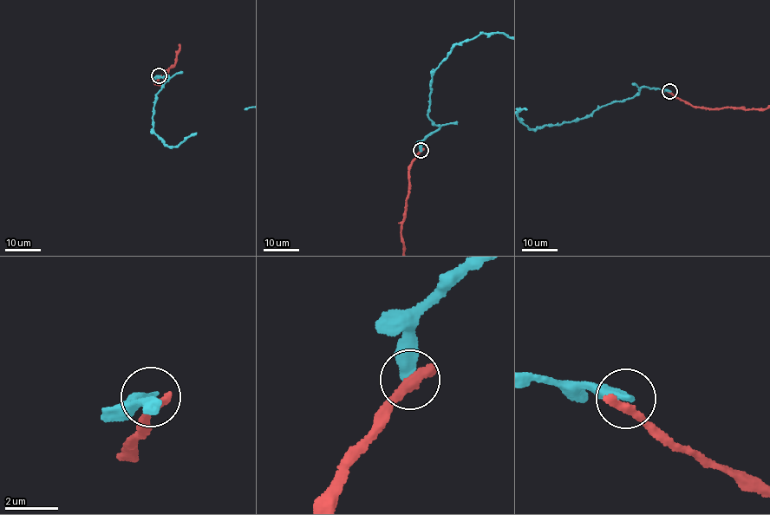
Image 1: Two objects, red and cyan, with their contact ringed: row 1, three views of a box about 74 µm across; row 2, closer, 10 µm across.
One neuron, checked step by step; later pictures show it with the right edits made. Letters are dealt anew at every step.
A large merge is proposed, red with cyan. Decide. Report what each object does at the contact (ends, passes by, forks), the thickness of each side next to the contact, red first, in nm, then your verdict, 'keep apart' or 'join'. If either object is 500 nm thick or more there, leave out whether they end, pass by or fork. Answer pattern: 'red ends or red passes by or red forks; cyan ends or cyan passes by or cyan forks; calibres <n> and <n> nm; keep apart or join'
red ends; cyan ends; calibres 440 and 480 nm; keep apart

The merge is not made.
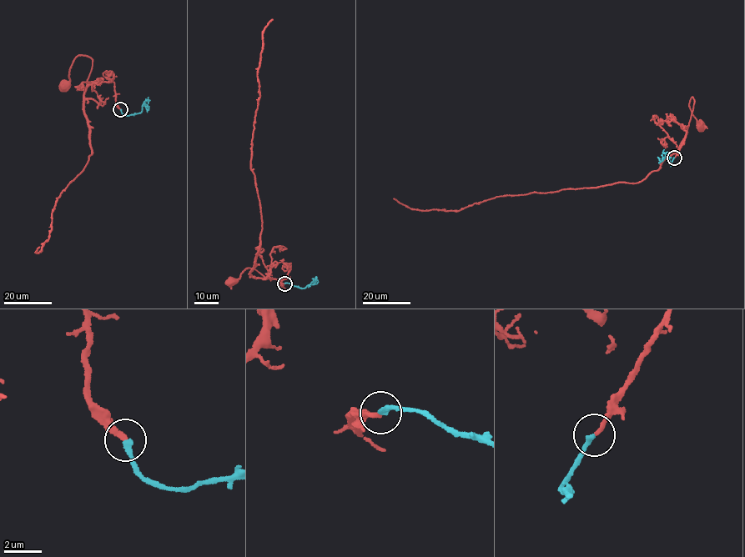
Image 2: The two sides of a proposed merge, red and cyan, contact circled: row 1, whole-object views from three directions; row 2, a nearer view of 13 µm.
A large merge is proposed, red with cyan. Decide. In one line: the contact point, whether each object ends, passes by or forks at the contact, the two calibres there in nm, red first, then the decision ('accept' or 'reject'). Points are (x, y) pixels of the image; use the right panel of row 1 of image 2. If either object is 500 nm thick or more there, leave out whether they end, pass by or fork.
at (674, 158); red ends there; cyan ends there; 240 nm thick on the red side, 280 nm on the other; accept

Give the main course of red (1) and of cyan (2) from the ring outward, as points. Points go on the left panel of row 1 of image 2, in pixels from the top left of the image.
1: (120, 109), (116, 103), (113, 82), (87, 82), (90, 57), (78, 55), (74, 58), (65, 86)
2: (120, 109), (128, 115), (139, 112), (143, 102), (148, 109), (147, 106)

